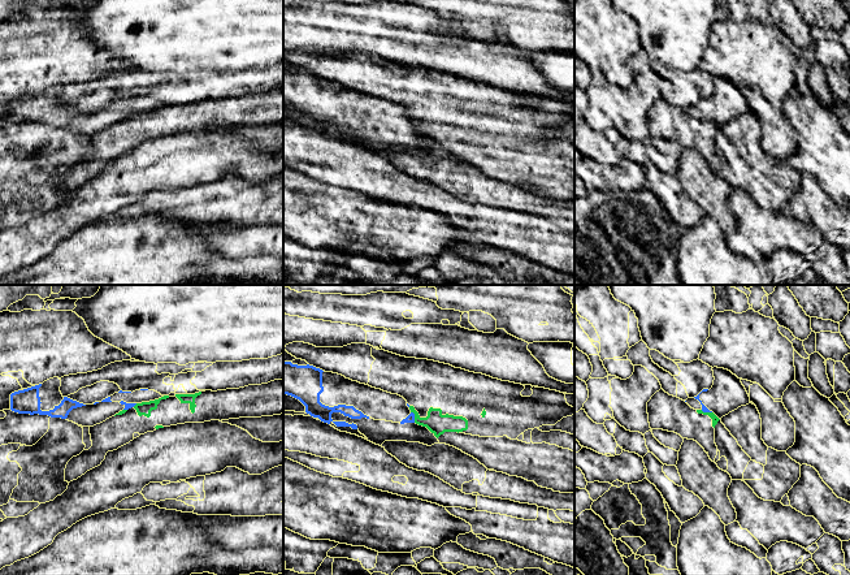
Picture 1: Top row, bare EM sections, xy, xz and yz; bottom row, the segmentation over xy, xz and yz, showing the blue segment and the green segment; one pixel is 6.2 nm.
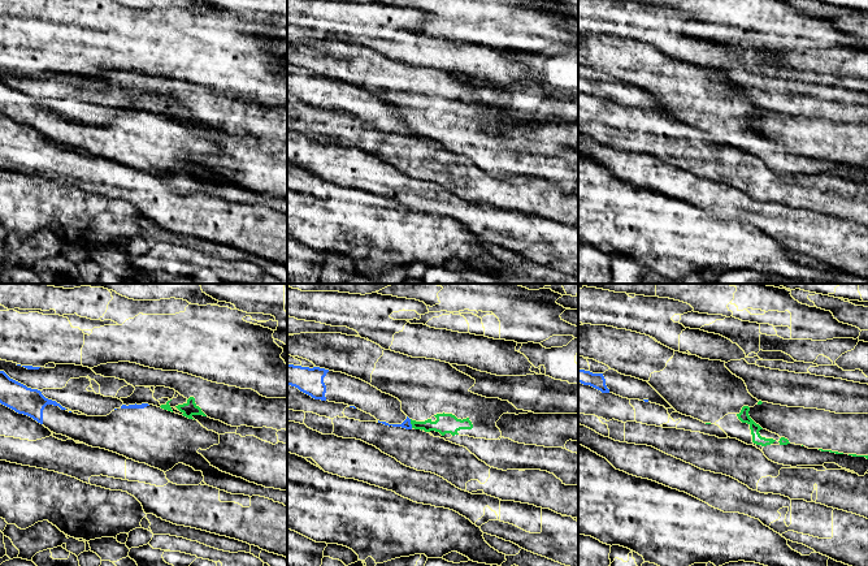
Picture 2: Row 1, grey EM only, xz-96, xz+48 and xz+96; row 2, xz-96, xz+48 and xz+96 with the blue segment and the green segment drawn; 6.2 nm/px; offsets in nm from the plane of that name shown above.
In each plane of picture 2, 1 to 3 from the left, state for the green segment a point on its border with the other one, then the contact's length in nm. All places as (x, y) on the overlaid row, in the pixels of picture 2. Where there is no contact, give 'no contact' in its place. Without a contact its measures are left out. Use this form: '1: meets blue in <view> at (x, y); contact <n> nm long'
1: no contact
2: meets blue in xz+48 at (409, 423); contact 60 nm long
3: no contact

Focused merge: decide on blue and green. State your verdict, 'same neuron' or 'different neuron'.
different neuron

